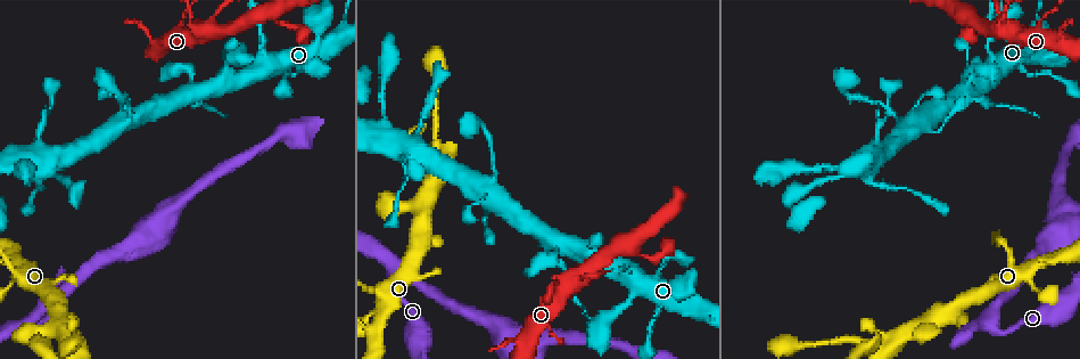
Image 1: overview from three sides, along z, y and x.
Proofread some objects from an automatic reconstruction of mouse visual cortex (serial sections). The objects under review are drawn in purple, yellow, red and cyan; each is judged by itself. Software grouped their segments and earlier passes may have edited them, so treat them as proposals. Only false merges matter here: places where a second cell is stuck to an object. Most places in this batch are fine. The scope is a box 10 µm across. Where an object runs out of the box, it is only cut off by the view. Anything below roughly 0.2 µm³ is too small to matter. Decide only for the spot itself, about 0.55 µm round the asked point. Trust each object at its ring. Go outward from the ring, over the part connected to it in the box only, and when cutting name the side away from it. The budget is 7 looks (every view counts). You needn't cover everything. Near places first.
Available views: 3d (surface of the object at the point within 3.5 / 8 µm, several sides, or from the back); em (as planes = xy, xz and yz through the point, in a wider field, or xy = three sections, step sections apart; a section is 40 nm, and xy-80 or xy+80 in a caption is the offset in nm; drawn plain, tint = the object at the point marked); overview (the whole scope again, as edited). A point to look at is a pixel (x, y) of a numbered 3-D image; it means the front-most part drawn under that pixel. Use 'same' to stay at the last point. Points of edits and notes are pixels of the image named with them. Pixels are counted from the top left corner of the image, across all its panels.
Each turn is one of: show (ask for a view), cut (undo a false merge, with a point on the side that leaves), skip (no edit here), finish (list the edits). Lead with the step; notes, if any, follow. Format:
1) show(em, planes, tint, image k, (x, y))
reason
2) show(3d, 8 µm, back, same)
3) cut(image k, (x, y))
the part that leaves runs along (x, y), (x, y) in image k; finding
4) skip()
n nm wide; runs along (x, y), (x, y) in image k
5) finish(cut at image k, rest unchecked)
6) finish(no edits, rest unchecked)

show(3d, 3.5 µm, image 1, (1001, 27))
sharp bend

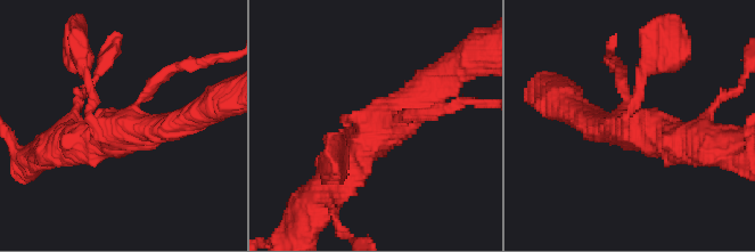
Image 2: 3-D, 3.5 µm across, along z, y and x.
show(em, xy, step 1, tint, image 2, (626, 124))
4 arms; arms of 150, 150, 400, 450 nm; shape alone is not enough

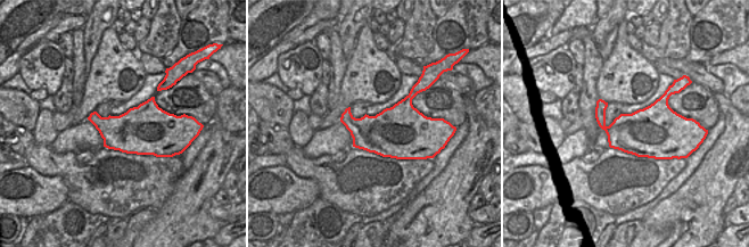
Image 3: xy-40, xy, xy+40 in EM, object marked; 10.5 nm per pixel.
show(em, xy, step 2, tint, same)
cut it another way

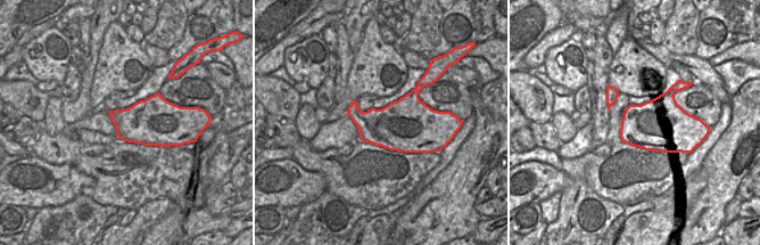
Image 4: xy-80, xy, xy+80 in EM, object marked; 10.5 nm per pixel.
skip()
550 nm wide; runs along (325, 188), (367, 141), (437, 83) in image 2; one cell here

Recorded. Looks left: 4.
show(3d, 3.5 µm, image 1, (628, 267))
thick turns thin

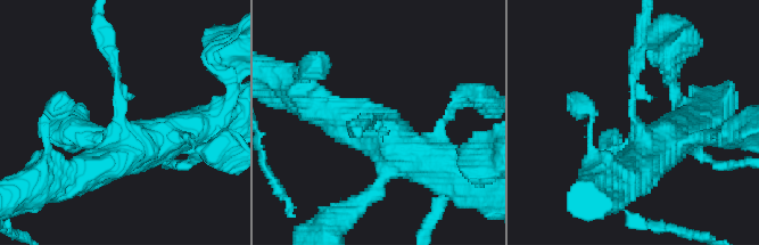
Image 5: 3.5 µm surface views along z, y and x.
show(em, xy, step 1, tint, image 5, (631, 108))
arms of 200, 600 nm; shape alone is not enough

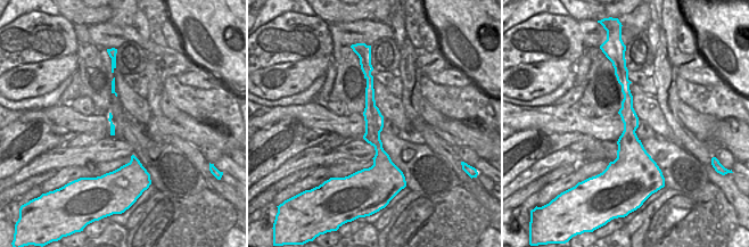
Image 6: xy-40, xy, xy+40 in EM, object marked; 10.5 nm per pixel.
skip()
runs along (667, 141), (652, 148), (632, 117), (641, 33) in image 5; all the same cell

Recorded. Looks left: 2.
finish(no edits, rest unchecked)

